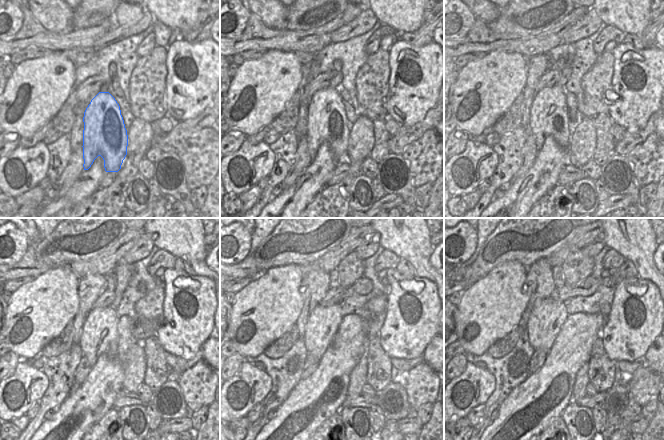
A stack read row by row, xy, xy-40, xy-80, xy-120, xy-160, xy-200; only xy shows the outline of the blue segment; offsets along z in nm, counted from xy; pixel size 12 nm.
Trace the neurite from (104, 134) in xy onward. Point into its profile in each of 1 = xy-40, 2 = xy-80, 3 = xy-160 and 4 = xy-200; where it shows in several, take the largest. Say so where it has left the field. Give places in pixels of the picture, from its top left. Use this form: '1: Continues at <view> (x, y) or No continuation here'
1: Continues at xy-40 (327, 122)
2: Continues at xy-80 (549, 113)
3: Continues at xy-160 (323, 322)
4: Continues at xy-200 (548, 315)

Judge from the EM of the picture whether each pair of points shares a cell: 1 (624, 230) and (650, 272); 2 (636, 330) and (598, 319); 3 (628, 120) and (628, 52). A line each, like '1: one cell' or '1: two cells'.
1: one cell
2: two cells
3: one cell

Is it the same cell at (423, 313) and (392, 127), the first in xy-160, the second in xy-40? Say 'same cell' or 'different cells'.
different cells

